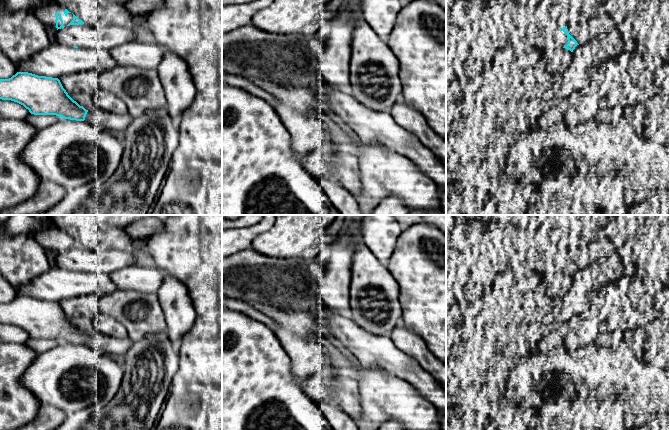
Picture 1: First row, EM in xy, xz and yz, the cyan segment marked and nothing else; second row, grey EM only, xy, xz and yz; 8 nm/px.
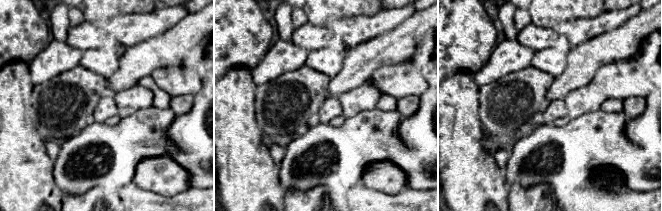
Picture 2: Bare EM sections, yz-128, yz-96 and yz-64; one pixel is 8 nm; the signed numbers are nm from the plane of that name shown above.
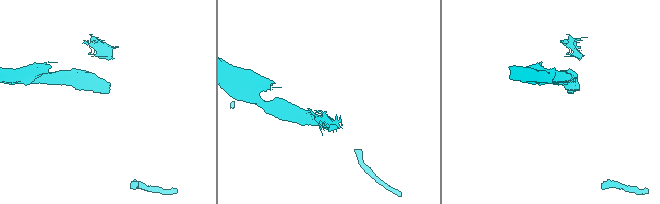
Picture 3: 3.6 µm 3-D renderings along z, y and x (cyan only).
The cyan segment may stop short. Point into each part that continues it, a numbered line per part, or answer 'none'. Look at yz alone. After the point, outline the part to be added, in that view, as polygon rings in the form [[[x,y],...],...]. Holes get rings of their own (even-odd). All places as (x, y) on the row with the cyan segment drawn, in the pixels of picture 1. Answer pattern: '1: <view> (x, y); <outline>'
1: yz (557, 60); [[[555,48],[543,51],[540,66],[549,72],[562,75],[570,66],[572,52],[567,48]]]

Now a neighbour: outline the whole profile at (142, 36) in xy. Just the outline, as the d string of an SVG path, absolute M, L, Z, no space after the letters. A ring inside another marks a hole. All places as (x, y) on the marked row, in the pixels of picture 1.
M138 29L137 37L134 42L154 41L150 32Z

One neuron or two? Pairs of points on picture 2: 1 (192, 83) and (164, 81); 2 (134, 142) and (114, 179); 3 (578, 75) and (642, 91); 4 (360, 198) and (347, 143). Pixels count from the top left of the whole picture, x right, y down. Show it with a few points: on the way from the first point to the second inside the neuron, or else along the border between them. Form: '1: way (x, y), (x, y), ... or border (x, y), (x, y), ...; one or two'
1: way (185, 81), (171, 81); one
2: way (125, 151), (115, 161), (114, 170); one
3: border (610, 64), (604, 64), (585, 85), (571, 90); two
4: border (359, 182), (349, 189); two

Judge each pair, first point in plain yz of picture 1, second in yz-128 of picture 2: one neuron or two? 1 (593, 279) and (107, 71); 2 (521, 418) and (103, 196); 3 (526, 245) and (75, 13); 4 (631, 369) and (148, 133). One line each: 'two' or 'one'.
1: two
2: one
3: one
4: one

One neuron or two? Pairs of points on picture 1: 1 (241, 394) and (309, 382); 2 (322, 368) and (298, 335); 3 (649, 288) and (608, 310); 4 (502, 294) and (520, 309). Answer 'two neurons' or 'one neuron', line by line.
1: two neurons
2: one neuron
3: one neuron
4: two neurons

